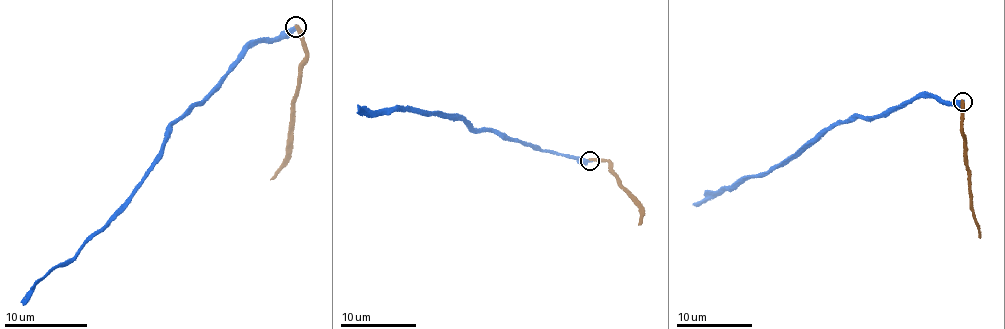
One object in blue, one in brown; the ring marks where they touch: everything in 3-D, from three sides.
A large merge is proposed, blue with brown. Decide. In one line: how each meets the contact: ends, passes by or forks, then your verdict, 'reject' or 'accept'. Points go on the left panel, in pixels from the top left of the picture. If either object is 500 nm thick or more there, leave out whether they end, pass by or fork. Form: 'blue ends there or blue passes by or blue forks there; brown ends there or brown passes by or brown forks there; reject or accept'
blue ends there; brown ends there; reject

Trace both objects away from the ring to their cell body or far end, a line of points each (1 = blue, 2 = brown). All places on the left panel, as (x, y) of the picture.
1: (295, 27), (249, 45), (204, 101), (175, 118), (109, 222), (39, 278), (24, 304)
2: (295, 27), (300, 36), (305, 62), (299, 65), (292, 153), (270, 179)

